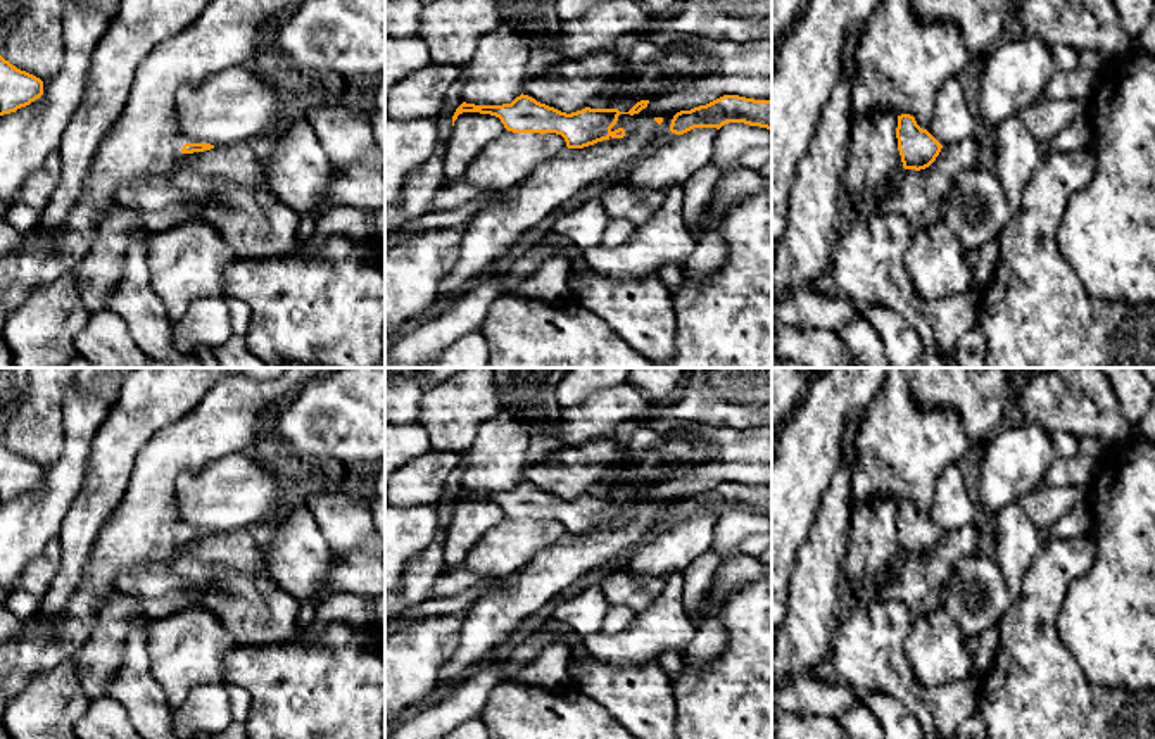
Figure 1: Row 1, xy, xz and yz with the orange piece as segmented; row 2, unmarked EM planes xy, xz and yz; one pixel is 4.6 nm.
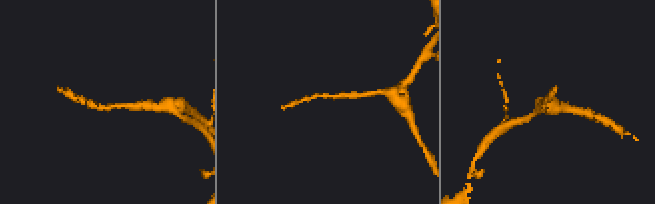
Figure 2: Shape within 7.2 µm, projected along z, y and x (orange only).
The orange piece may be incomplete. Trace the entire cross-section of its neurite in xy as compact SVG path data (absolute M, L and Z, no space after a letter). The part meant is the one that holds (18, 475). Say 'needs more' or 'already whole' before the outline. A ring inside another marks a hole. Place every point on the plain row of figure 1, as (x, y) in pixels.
already whole; M0 442L0 502L16 499L43 482L43 468Z

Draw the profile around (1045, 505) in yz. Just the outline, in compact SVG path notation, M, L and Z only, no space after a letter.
M1041 483L1039 487L1019 497L1017 504L1029 516L1029 520L1039 530L1043 530L1055 525L1077 502L1086 499L1089 499L1089 490L1086 489Z

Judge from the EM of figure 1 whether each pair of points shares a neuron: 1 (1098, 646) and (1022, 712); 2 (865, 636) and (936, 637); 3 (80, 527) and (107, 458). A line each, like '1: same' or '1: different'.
1: different
2: different
3: same

